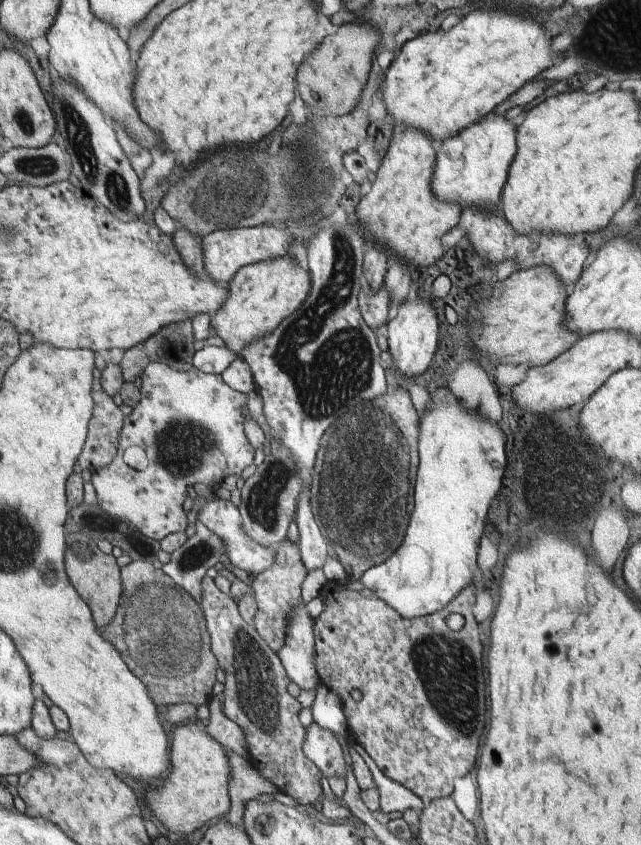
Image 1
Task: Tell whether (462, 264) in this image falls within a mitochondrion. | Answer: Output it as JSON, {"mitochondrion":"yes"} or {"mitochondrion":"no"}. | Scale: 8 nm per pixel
{"mitochondrion":"no"}

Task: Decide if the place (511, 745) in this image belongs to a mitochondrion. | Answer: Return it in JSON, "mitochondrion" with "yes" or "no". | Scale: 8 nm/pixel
{"mitochondrion":"no"}

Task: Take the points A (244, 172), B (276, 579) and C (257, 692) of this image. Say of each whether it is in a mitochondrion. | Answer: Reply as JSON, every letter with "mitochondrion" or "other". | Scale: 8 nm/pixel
{"A":"mitochondrion","B":"other","C":"mitochondrion"}

